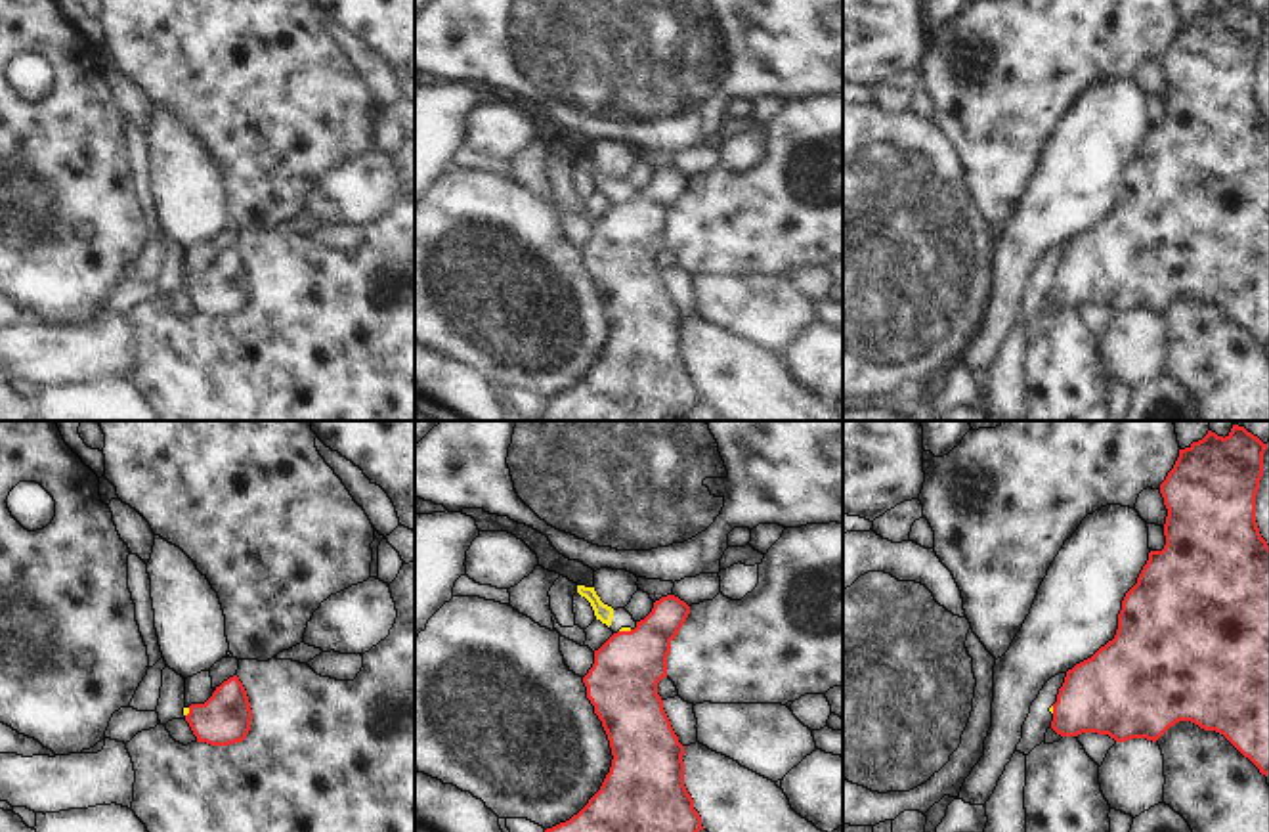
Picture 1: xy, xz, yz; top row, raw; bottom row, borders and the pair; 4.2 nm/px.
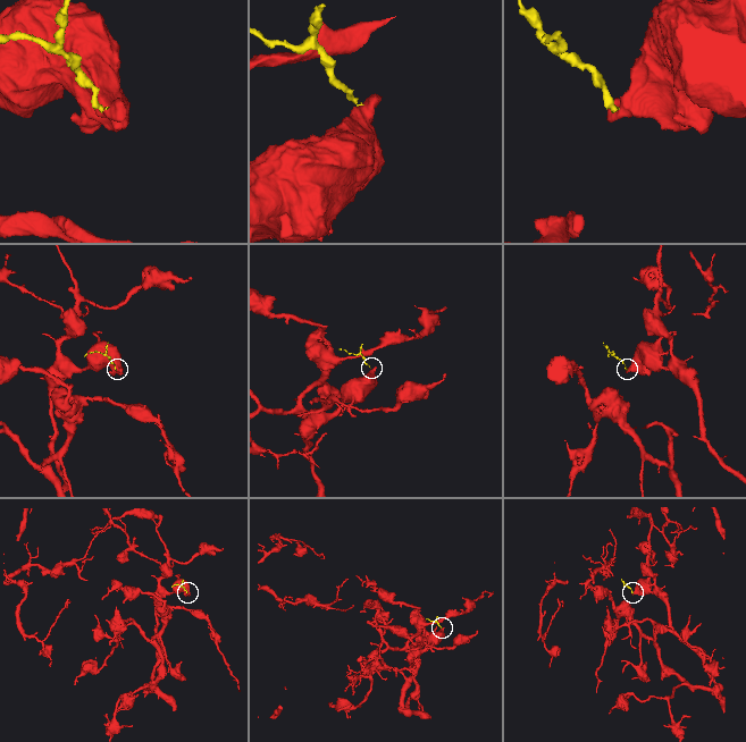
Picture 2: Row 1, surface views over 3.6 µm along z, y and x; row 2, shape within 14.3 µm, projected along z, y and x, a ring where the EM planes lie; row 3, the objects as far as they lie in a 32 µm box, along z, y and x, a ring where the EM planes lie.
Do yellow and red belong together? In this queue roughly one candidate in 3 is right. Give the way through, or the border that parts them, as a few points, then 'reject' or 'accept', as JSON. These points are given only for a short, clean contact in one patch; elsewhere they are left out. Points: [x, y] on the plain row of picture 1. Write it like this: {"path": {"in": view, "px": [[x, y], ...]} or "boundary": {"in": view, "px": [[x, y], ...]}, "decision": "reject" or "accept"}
{"boundary": {"in": "xz", "px": [[631, 201], [620, 203]]}, "decision": "reject"}

